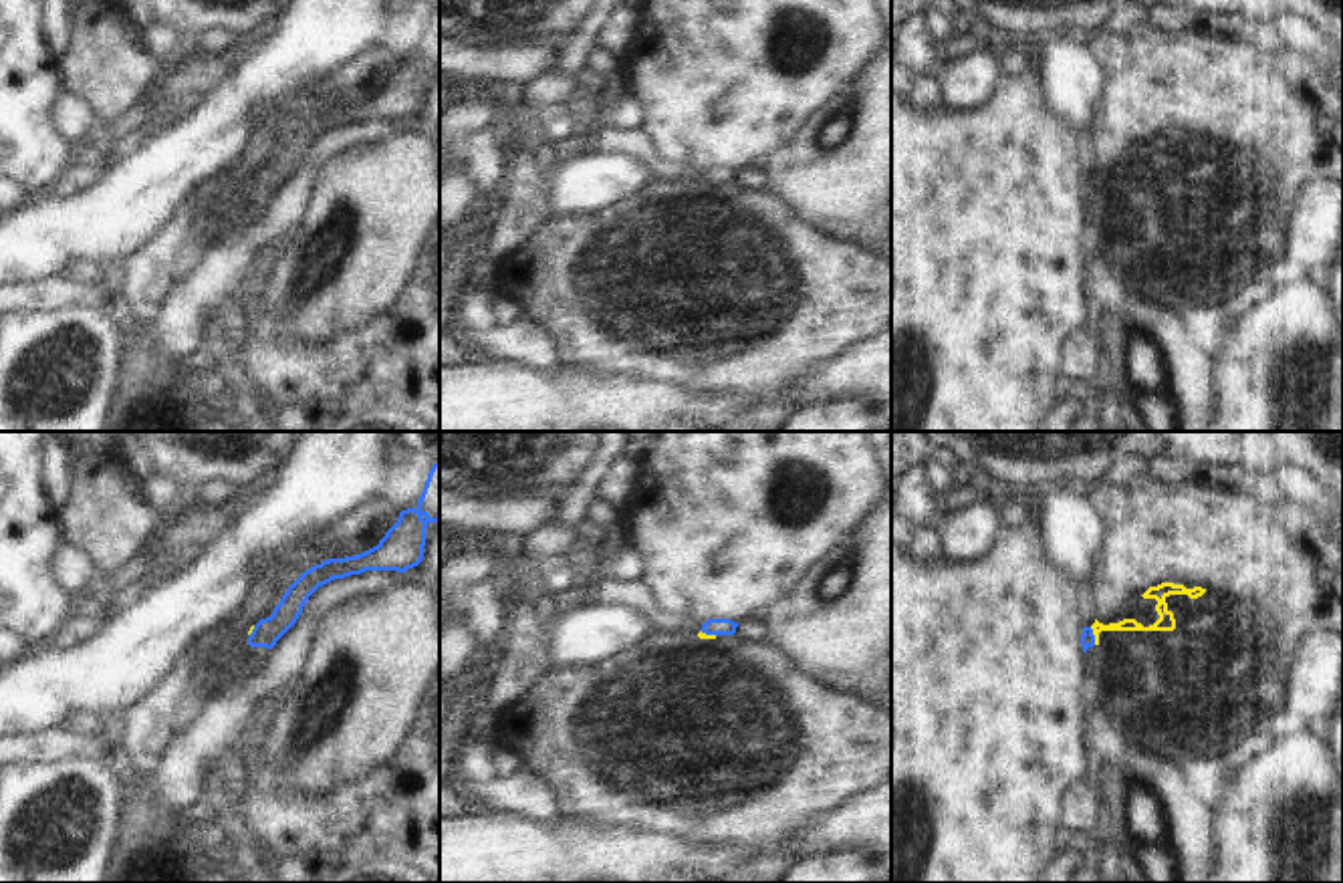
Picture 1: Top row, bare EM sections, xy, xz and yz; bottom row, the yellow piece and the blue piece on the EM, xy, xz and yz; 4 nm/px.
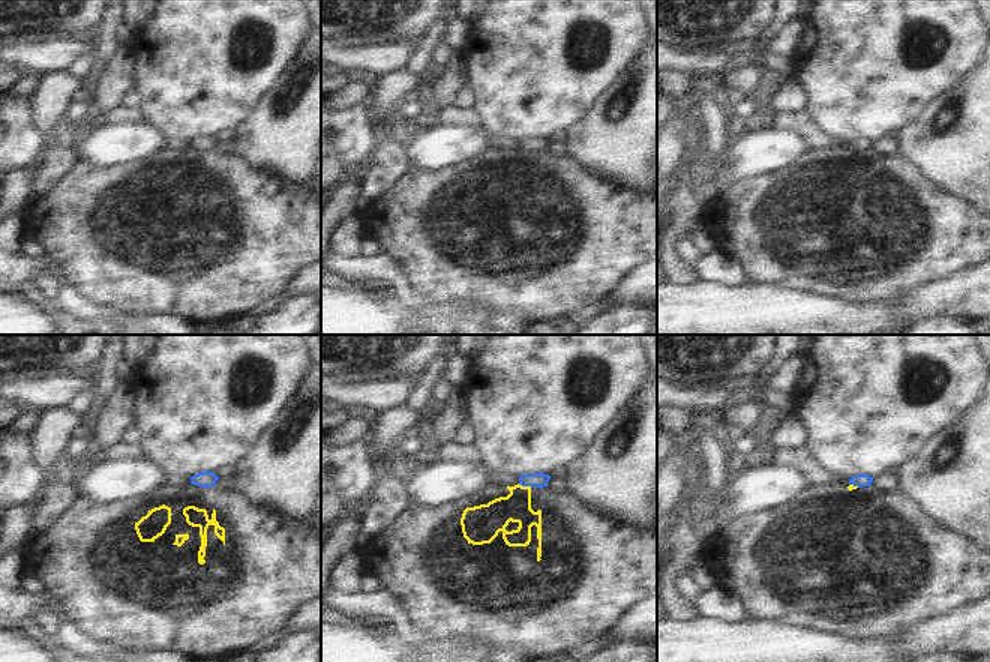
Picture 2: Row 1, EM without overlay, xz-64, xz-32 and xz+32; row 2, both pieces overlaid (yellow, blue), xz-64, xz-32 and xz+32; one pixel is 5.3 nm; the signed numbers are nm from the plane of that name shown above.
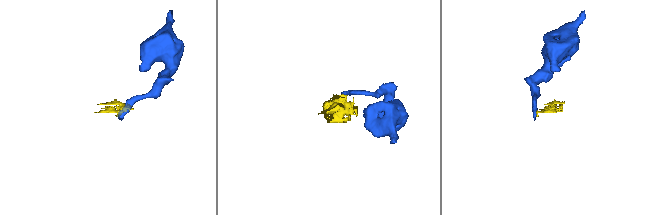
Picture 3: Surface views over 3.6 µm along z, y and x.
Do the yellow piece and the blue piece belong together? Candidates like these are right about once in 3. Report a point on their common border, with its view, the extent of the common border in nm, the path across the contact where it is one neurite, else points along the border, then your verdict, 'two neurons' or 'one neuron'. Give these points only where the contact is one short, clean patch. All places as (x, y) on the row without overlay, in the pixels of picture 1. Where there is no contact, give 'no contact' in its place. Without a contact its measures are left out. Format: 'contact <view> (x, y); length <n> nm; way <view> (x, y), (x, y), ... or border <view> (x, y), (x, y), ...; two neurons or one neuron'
contact yz (1093, 182); length 80 nm; two neurons

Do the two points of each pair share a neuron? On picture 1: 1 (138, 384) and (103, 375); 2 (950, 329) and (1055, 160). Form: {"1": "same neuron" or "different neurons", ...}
{"1": "different neurons", "2": "same neuron"}

